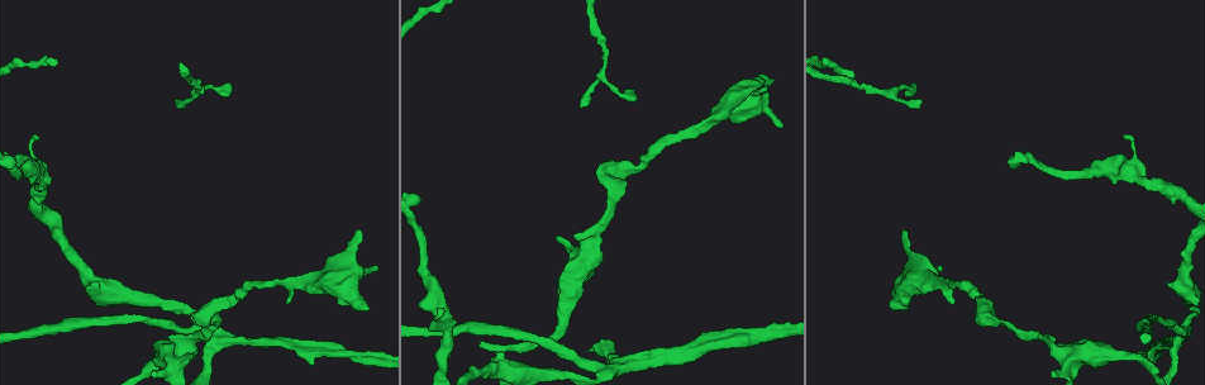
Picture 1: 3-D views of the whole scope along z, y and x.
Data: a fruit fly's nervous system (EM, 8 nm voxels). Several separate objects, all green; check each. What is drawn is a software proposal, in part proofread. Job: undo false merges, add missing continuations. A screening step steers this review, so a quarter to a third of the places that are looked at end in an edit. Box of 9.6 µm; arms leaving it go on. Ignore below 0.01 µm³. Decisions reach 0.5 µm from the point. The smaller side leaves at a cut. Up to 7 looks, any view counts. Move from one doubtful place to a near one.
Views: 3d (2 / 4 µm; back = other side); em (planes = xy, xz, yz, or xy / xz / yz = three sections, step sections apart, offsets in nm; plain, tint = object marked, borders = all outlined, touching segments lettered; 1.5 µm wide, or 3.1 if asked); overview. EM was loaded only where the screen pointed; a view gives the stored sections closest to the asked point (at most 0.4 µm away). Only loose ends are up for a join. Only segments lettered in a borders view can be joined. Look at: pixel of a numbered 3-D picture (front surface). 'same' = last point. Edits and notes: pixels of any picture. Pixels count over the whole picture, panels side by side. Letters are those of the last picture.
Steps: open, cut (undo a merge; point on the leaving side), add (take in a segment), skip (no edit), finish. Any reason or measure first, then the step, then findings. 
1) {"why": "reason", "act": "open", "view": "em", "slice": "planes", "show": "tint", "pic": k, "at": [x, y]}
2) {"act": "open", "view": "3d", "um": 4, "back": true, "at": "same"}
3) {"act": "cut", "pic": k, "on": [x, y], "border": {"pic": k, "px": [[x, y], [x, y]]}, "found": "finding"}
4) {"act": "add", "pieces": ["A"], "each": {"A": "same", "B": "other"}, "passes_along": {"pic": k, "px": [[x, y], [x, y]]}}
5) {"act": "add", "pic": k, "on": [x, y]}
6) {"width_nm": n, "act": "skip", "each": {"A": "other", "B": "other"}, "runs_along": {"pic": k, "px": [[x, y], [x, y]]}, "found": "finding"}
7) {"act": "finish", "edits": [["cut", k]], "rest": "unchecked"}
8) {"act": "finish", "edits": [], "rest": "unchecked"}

{"why": "an open end", "act": "open", "view": "em", "slice": "xz", "step": 4, "show": "tint", "pic": 1, "at": [1047, 336]}

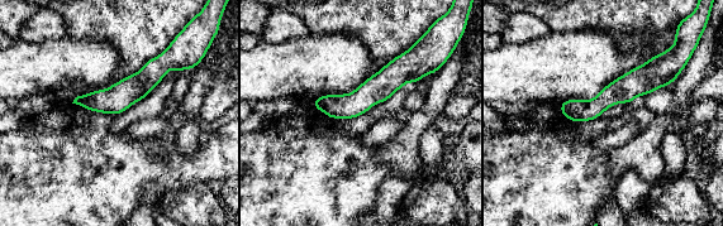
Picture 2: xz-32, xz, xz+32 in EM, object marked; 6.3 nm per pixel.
{"why": "cut it another way", "act": "open", "view": "em", "slice": "planes", "show": "borders", "at": "same"}

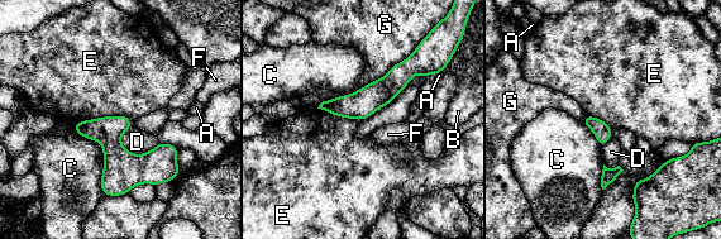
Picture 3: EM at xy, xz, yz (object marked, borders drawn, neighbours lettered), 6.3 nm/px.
{"act": "skip", "each": {"A": "other", "B": "other", "C": "other", "D": "other", "E": "other", "F": "other", "G": "other"}, "found": "no lettered segment goes on from it"}

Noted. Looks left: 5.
{"why": "stops while still wide", "act": "open", "view": "3d", "um": 2, "pic": 1, "at": [896, 309]}

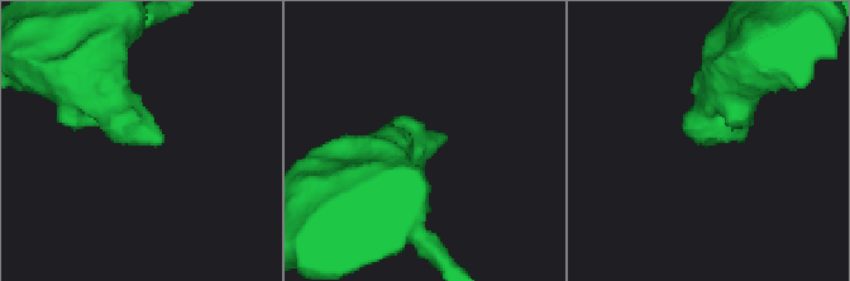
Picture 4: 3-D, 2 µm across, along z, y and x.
{"act": "open", "view": "em", "slice": "xz", "step": 8, "show": "borders", "pic": 4, "at": [700, 141]}

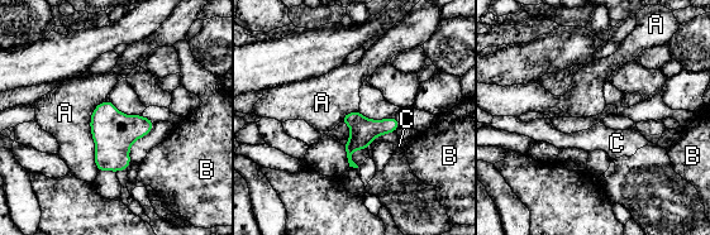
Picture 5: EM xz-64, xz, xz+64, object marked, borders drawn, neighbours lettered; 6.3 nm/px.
{"act": "skip", "each": {"A": "other", "B": "other", "C": "other"}, "border": {"pic": 5, "px": [[394, 132], [377, 135], [367, 149]]}, "found": "no lettered segment goes on from it"}

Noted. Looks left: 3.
{"why": "branch stops here", "act": "open", "view": "3d", "um": 4, "pic": 1, "at": [441, 308]}

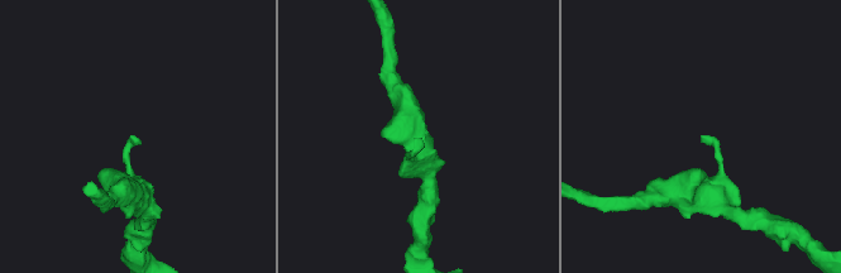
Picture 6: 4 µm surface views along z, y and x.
{"act": "open", "view": "em", "slice": "planes", "show": "borders", "pic": 6, "at": [141, 140]}

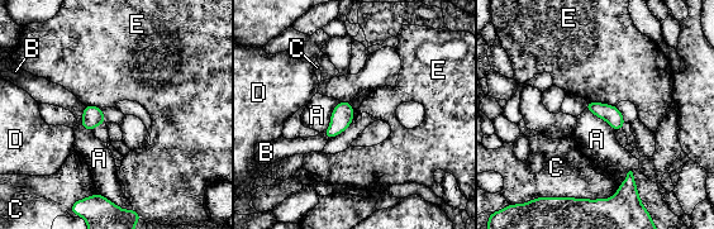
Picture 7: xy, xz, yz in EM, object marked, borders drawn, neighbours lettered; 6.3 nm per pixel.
{"act": "skip", "each": {"A": "other", "B": "other", "C": "other", "D": "other", "E": "other"}, "border": {"pic": 7, "px": [[586, 100], [613, 104], [615, 106]]}, "found": "none of them fits"}

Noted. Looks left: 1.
{"act": "finish", "edits": [], "rest": "unchecked"}

